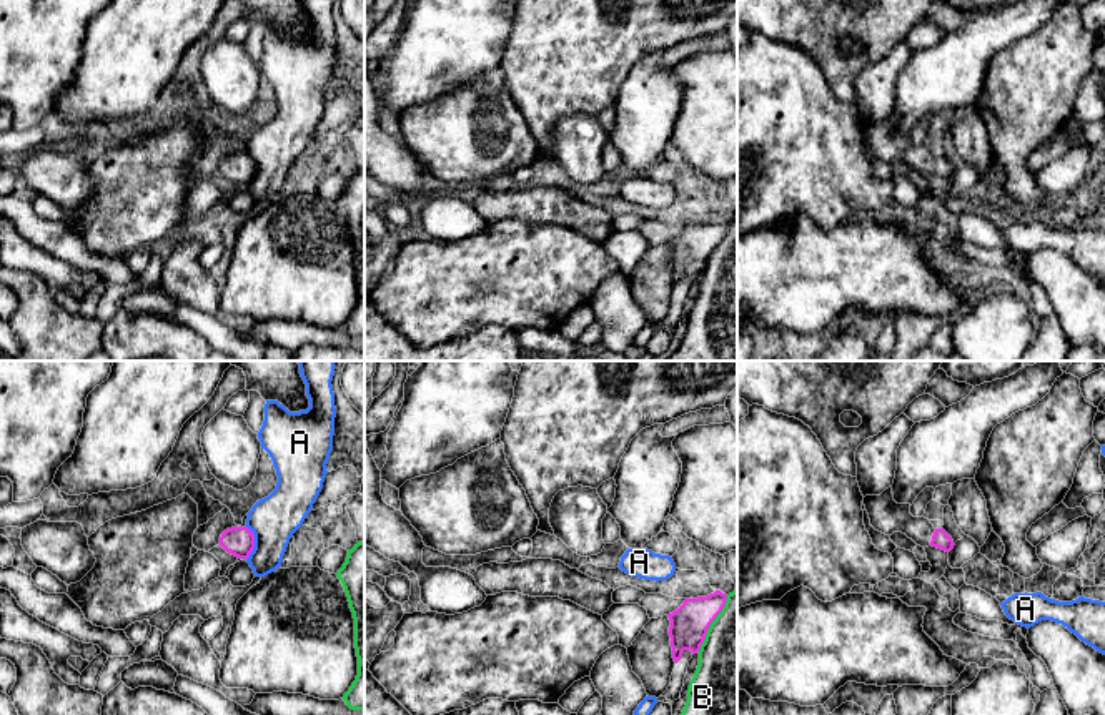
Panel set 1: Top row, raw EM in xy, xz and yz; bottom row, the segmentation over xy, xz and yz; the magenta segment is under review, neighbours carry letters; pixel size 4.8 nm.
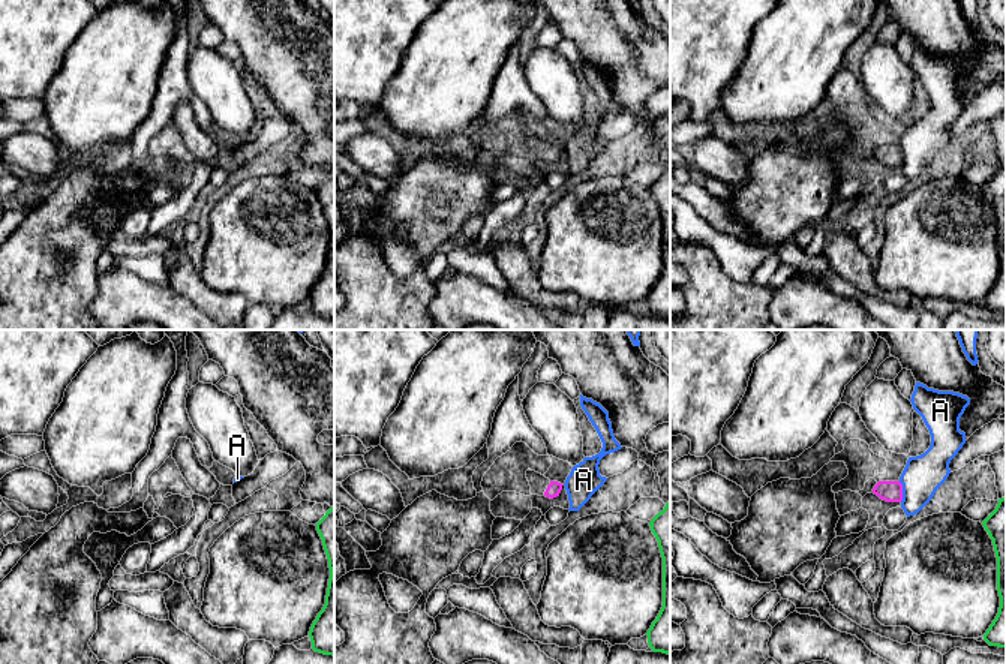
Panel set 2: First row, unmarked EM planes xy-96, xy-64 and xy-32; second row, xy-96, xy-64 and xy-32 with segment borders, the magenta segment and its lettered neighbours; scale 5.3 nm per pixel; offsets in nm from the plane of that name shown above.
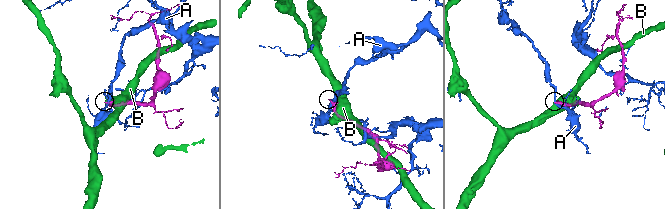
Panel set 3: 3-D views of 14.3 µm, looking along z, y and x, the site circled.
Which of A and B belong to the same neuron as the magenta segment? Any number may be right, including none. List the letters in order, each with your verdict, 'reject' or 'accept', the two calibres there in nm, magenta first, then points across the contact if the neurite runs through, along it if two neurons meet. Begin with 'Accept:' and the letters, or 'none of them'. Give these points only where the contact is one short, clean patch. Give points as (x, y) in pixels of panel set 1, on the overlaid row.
Accept: none of them
A: reject | 140/220 nm
B: reject | 190/360 nm

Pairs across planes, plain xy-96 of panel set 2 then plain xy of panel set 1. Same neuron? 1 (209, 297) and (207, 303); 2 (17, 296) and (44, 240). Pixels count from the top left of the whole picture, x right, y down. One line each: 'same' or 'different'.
1: same
2: different

